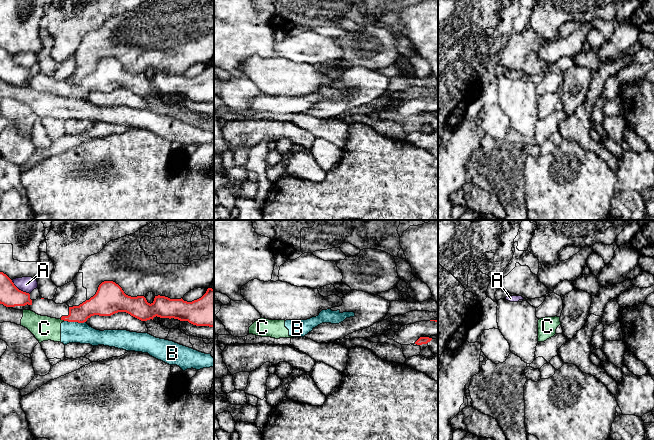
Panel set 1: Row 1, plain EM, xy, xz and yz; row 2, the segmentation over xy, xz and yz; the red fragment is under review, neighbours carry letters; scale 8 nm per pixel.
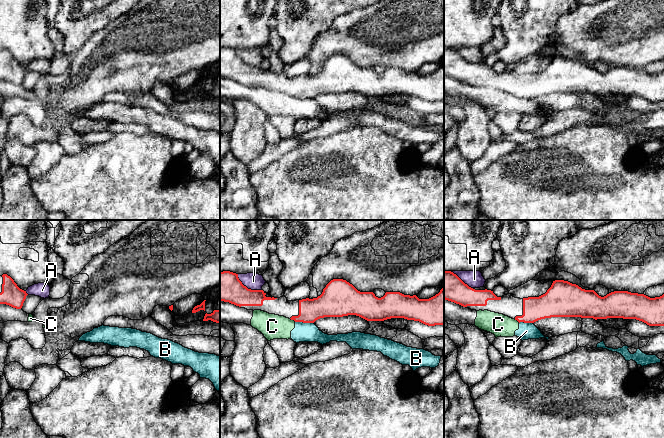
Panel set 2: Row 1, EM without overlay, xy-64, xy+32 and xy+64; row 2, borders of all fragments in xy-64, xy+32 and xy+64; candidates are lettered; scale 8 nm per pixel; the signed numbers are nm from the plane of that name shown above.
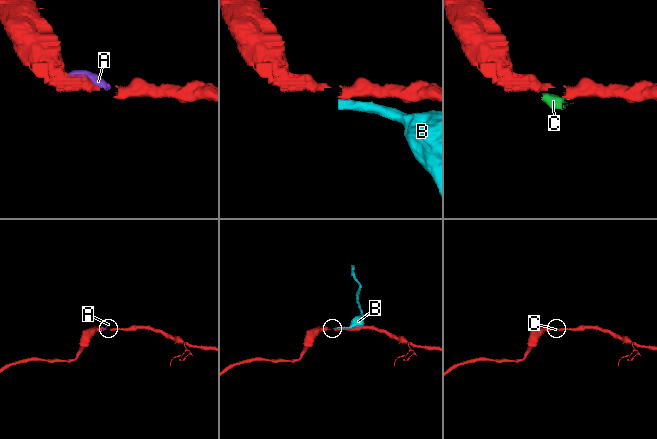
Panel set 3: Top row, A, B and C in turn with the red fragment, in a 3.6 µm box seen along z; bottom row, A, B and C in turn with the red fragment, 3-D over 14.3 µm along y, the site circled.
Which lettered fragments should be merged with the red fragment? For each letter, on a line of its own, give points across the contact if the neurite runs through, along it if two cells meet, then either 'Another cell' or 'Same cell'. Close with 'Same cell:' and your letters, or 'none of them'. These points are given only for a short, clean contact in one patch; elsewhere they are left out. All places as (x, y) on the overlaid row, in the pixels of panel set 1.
A: Another cell
B: Another cell
C: Boundary: xy (60, 319), (64, 320). Another cell
Same cell: none of them

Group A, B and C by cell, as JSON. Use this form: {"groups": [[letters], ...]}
{"groups": [["A"], ["B", "C"]]}

